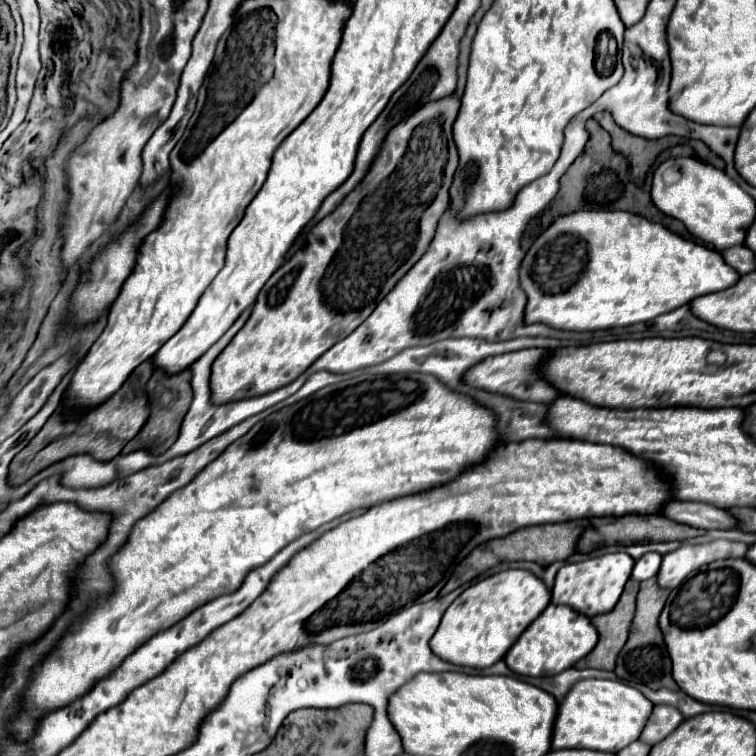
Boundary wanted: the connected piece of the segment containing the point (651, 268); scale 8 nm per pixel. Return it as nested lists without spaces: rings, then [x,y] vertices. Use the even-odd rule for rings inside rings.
[[[575,211],[569,215],[561,215],[557,217],[529,247],[529,251],[525,253],[521,267],[519,267],[519,283],[521,289],[527,295],[527,305],[525,305],[525,325],[531,323],[543,323],[549,325],[553,329],[561,329],[561,331],[599,331],[599,329],[615,329],[615,327],[627,327],[627,325],[635,325],[635,323],[643,323],[643,321],[651,321],[663,313],[669,313],[681,305],[687,305],[691,299],[705,295],[705,293],[715,293],[721,291],[725,287],[731,287],[733,283],[737,283],[739,273],[733,271],[723,257],[717,251],[711,251],[703,245],[697,245],[693,241],[685,241],[683,237],[671,233],[669,229],[665,229],[663,225],[651,223],[641,215],[633,215],[627,211]]]

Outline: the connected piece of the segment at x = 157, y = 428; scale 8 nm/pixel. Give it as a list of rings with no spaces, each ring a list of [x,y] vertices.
[[[155,369],[153,381],[147,387],[149,401],[151,401],[151,415],[149,415],[145,427],[139,431],[139,435],[125,445],[123,453],[131,453],[131,451],[137,451],[137,449],[143,449],[149,443],[149,451],[159,455],[159,453],[163,453],[177,439],[181,421],[183,421],[183,417],[185,417],[185,413],[187,413],[187,409],[191,405],[191,399],[193,399],[189,381],[191,381],[191,371],[189,369],[185,369],[185,371],[177,373],[177,375],[167,375],[161,369]]]

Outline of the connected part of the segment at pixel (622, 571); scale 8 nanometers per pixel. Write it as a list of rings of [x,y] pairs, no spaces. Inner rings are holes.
[[[609,553],[609,555],[593,557],[593,559],[587,559],[581,563],[567,563],[559,569],[559,573],[555,577],[551,603],[567,605],[587,617],[609,613],[615,607],[615,603],[619,601],[633,565],[635,565],[635,559],[627,553]]]

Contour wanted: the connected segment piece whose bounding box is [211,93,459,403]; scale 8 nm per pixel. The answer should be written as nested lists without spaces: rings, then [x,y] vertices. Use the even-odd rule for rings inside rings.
[[[451,93],[443,99],[429,101],[417,107],[411,115],[407,115],[387,133],[377,157],[373,159],[367,175],[363,177],[365,181],[361,181],[337,205],[333,213],[329,213],[309,229],[309,235],[305,237],[305,247],[293,253],[293,257],[271,275],[271,279],[257,295],[251,317],[213,363],[211,391],[215,403],[263,395],[295,381],[317,357],[321,357],[327,349],[331,349],[335,343],[353,333],[373,313],[377,301],[381,301],[397,285],[397,281],[423,257],[429,243],[433,241],[441,215],[451,205],[449,187],[453,181],[453,173],[459,165],[459,155],[451,131],[457,113],[459,99],[455,93]],[[353,229],[361,229],[361,233],[357,235],[353,233]]]

